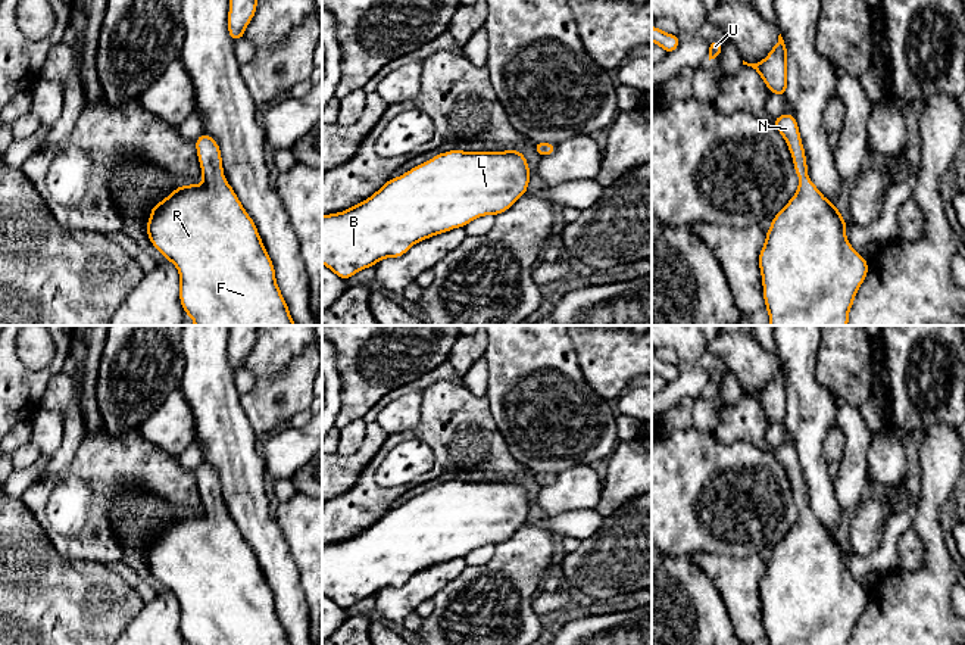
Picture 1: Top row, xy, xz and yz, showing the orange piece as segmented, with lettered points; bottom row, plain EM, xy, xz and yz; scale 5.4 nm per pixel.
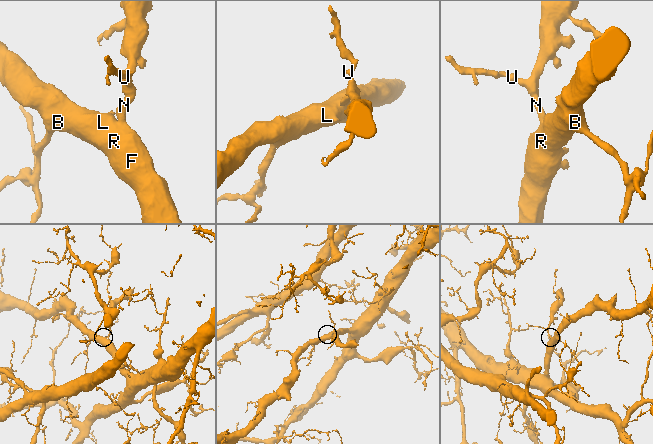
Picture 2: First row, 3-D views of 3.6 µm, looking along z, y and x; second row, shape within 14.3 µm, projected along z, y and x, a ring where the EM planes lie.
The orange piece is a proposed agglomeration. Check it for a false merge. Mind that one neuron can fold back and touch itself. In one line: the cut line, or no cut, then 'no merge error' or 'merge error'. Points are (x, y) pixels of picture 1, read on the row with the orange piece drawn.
no cut | no merge error

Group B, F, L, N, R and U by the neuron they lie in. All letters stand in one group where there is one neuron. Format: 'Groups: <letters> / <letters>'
Groups: B F L N R U

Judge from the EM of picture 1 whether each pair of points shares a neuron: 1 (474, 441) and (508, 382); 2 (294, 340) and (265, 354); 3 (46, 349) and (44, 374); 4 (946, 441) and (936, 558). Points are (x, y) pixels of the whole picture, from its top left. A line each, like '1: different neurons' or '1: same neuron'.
1: different neurons
2: same neuron
3: different neurons
4: same neuron

